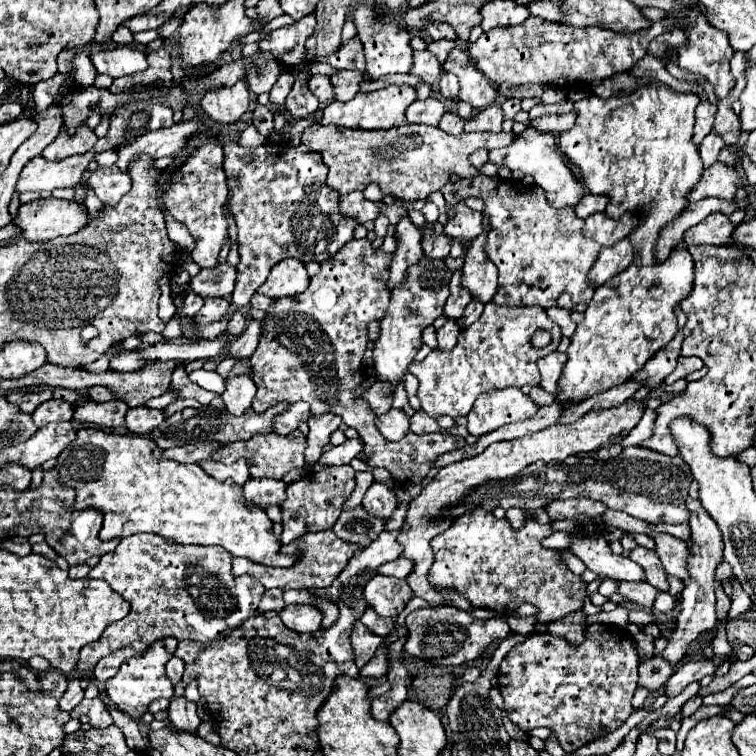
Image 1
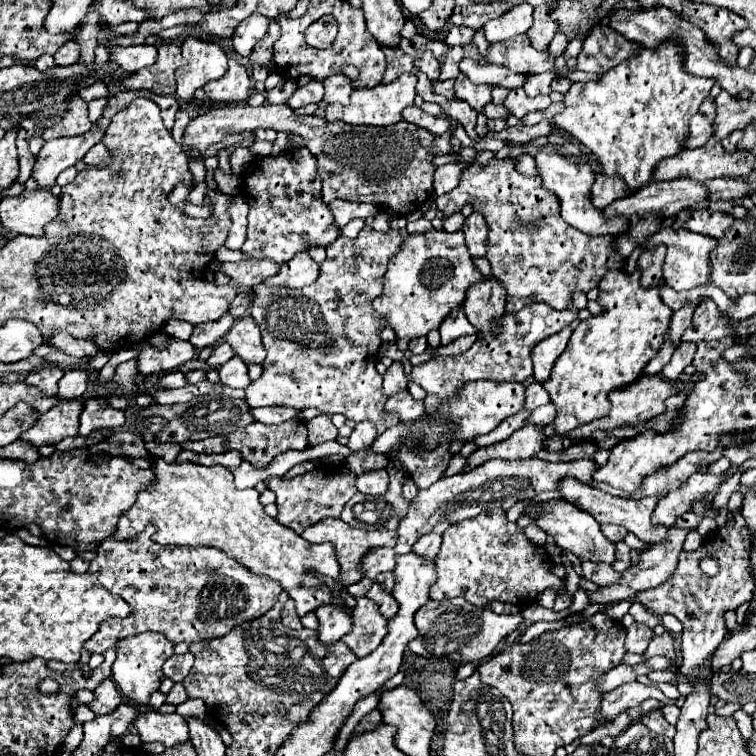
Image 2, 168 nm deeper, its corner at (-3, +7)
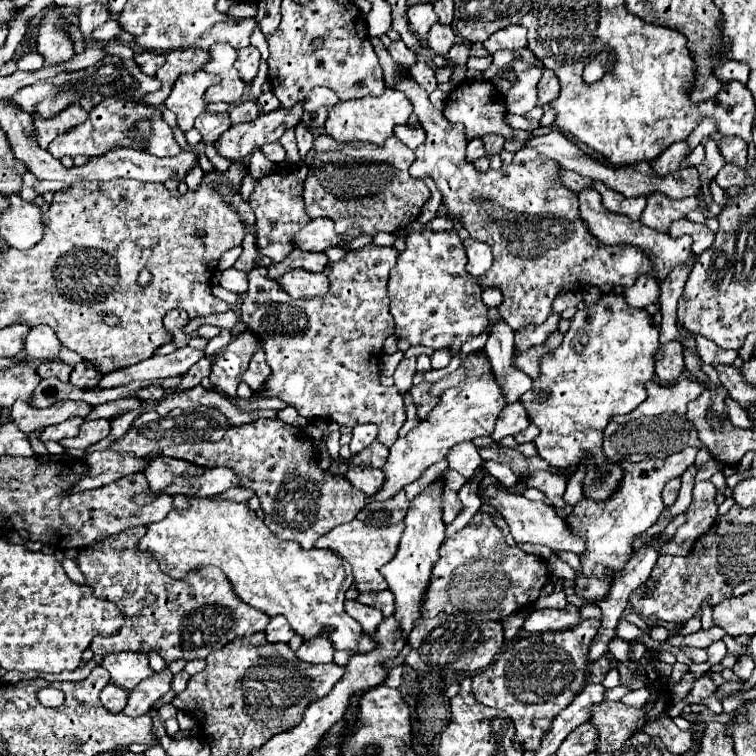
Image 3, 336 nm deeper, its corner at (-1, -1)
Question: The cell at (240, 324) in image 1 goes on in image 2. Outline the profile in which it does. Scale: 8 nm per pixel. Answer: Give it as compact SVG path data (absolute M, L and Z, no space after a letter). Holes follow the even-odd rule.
M245 314L243 318L239 318L233 328L227 332L225 340L235 348L235 352L247 362L255 362L261 364L265 360L265 348L261 344L261 334L259 334L259 326L255 324L255 320Z

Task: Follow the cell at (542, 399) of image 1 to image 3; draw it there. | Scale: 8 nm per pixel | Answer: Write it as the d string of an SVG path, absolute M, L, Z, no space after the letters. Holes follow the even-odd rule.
M521 402L509 404L505 406L505 410L501 412L501 418L497 418L497 426L491 434L491 438L495 442L499 442L505 436L515 436L517 432L525 430L529 426L529 416L525 414L525 408L521 406Z

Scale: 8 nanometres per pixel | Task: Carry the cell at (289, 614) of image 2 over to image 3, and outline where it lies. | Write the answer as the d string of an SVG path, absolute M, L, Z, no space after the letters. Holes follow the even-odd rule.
M275 616L265 628L265 640L271 642L271 644L277 644L277 642L285 642L287 644L291 640L291 636L293 636L293 630L287 624L287 620L281 618L281 616Z

